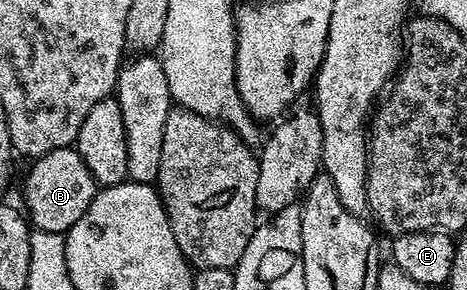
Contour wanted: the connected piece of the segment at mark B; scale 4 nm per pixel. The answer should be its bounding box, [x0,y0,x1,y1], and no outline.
[23,146,98,234]

